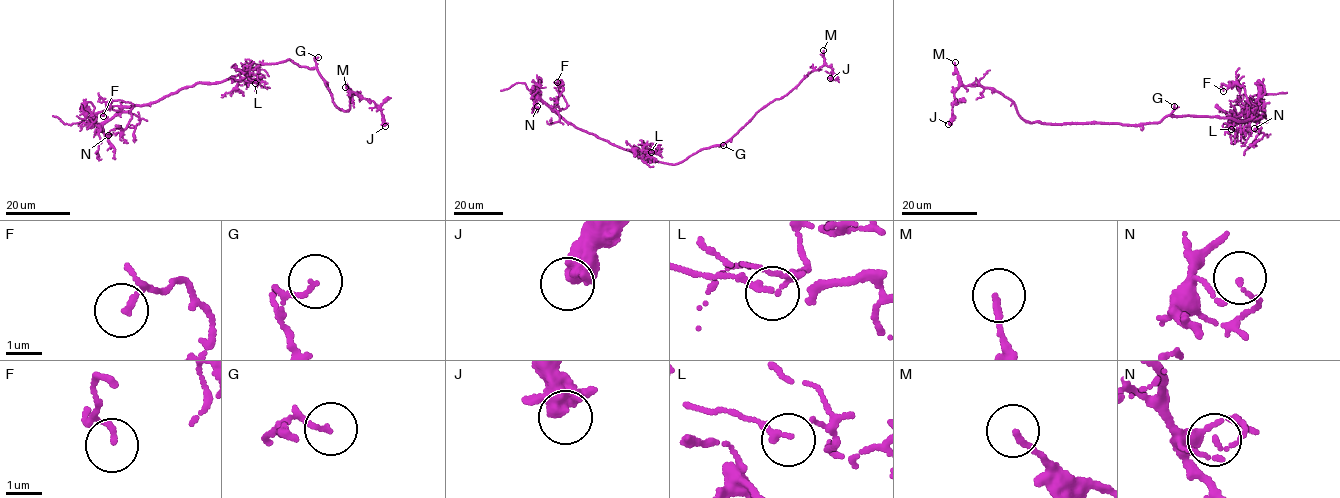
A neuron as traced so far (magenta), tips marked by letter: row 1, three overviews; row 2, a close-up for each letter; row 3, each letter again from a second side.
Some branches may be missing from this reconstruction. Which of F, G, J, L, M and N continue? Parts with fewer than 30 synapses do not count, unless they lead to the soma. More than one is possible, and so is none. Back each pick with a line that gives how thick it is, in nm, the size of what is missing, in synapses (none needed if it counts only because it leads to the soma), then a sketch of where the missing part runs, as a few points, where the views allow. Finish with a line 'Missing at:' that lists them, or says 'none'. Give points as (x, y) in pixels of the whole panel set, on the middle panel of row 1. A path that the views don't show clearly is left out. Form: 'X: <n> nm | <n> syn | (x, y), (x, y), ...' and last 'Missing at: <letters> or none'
Missing at: none

